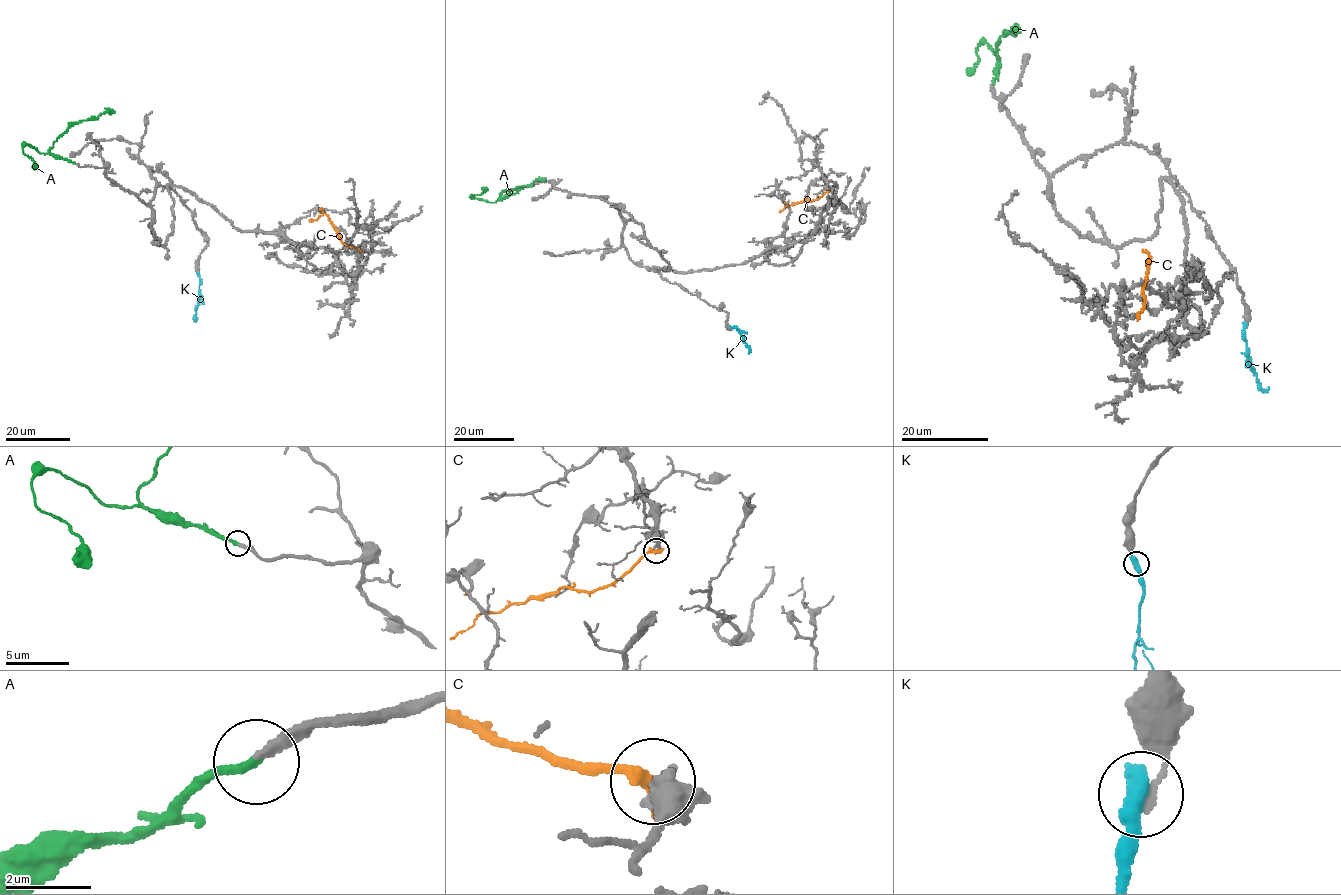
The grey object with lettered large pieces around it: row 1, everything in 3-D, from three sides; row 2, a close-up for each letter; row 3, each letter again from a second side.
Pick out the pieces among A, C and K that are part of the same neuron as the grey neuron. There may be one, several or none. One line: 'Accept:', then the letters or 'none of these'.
Accept: A

